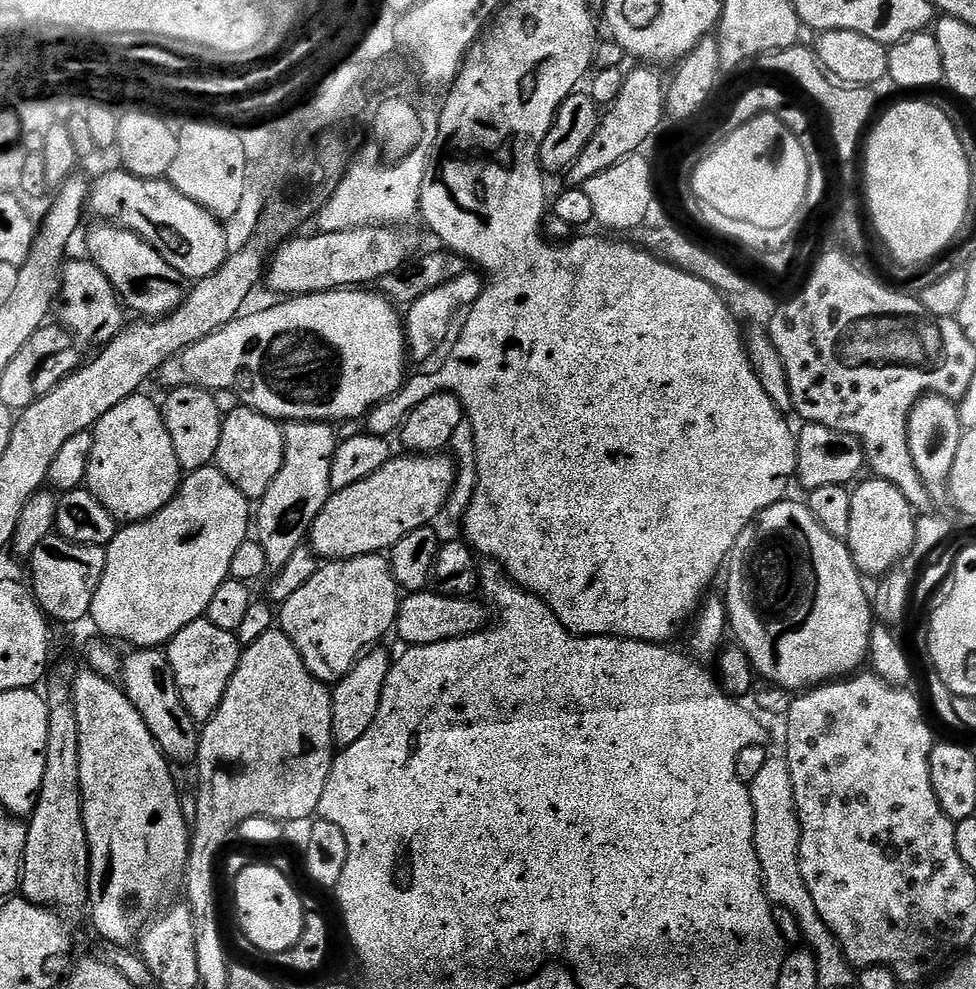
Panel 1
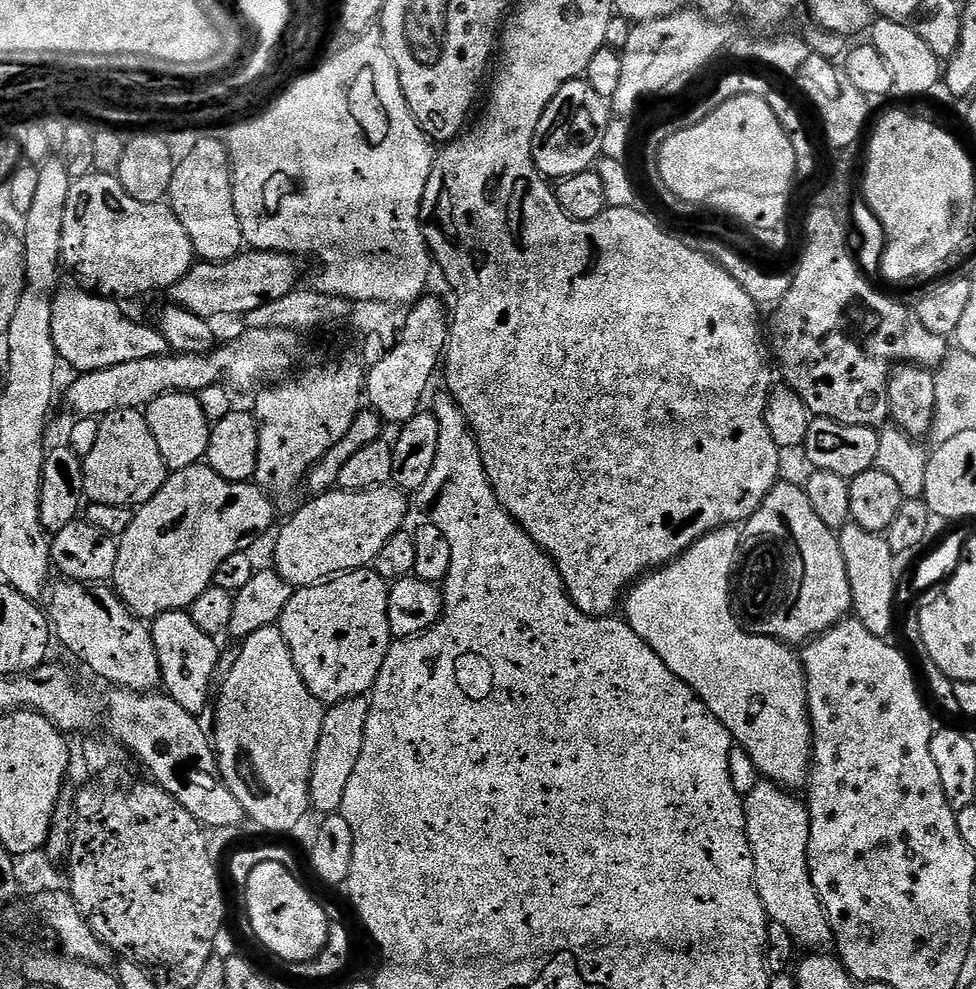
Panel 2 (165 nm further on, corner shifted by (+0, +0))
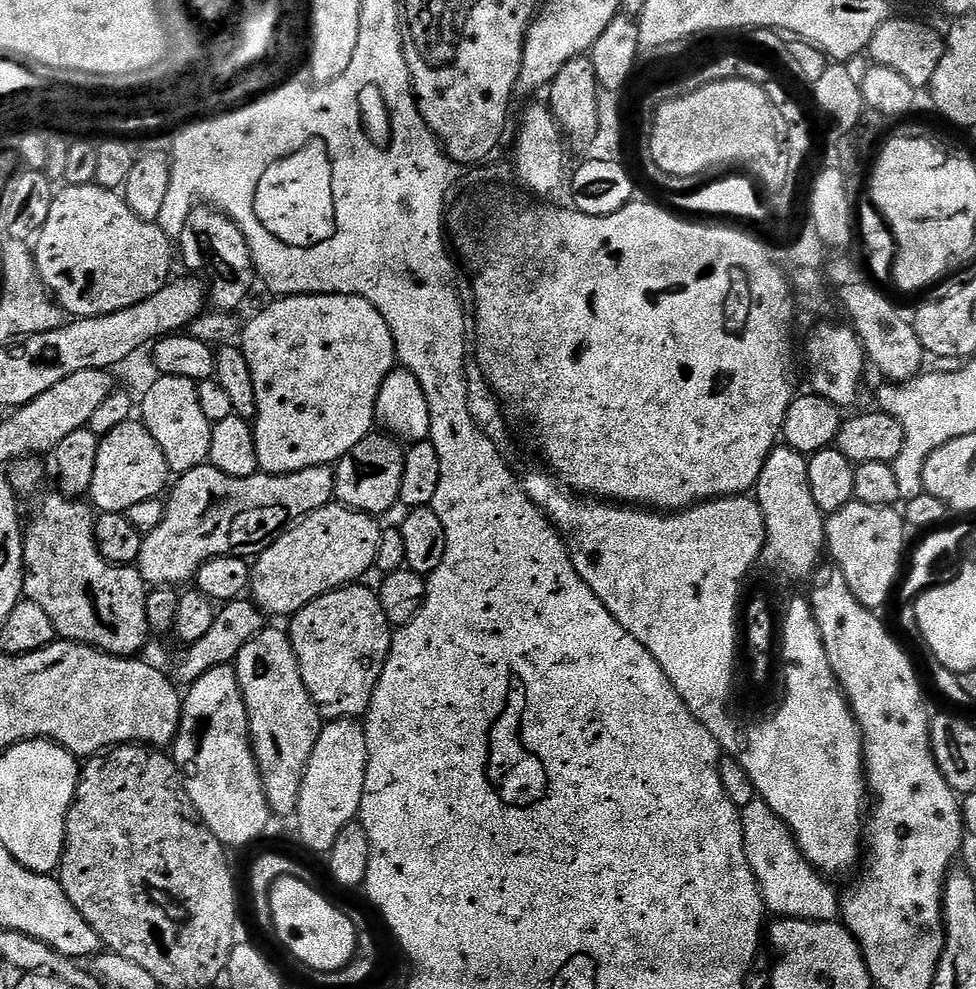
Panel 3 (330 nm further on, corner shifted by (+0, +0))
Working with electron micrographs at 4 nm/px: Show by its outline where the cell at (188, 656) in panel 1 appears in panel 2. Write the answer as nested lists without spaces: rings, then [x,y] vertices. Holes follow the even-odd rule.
[[[187,611],[167,612],[151,621],[154,650],[158,654],[158,666],[162,688],[171,696],[182,710],[193,714],[208,704],[208,695],[212,692],[212,679],[216,676],[216,667],[220,664],[220,648],[217,637],[206,634],[194,626],[194,618]]]

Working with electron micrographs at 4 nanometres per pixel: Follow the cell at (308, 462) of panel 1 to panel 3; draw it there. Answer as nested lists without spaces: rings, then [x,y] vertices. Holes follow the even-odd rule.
[[[318,294],[317,296],[282,296],[271,301],[252,321],[245,323],[238,347],[246,358],[246,366],[250,366],[250,378],[254,378],[254,398],[256,399],[256,418],[254,431],[256,433],[256,449],[260,472],[269,476],[285,476],[298,470],[306,470],[310,466],[323,464],[335,465],[347,452],[354,450],[362,438],[366,438],[374,428],[375,402],[384,380],[397,367],[396,347],[390,326],[386,326],[386,318],[366,302],[366,298],[357,296],[335,296],[334,294]]]

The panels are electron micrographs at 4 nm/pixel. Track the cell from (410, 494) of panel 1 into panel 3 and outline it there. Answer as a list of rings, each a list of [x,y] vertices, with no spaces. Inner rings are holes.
[[[333,502],[285,528],[267,550],[255,557],[251,565],[250,596],[256,607],[269,617],[291,618],[310,602],[314,602],[314,598],[333,592],[336,588],[355,585],[359,581],[356,580],[359,576],[373,571],[382,531],[380,523],[375,516],[370,516],[366,512],[356,512],[353,508],[345,508],[343,504]]]

